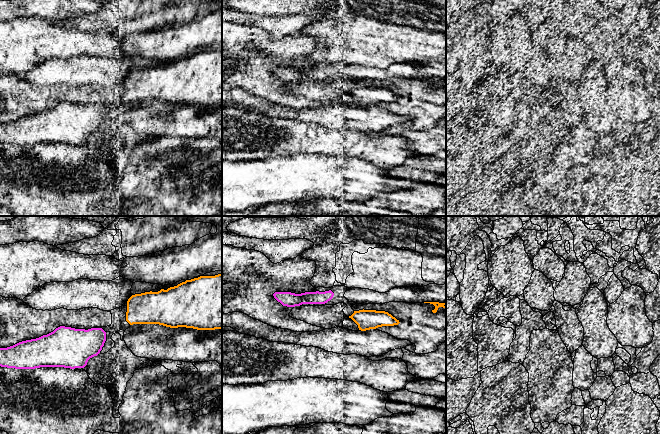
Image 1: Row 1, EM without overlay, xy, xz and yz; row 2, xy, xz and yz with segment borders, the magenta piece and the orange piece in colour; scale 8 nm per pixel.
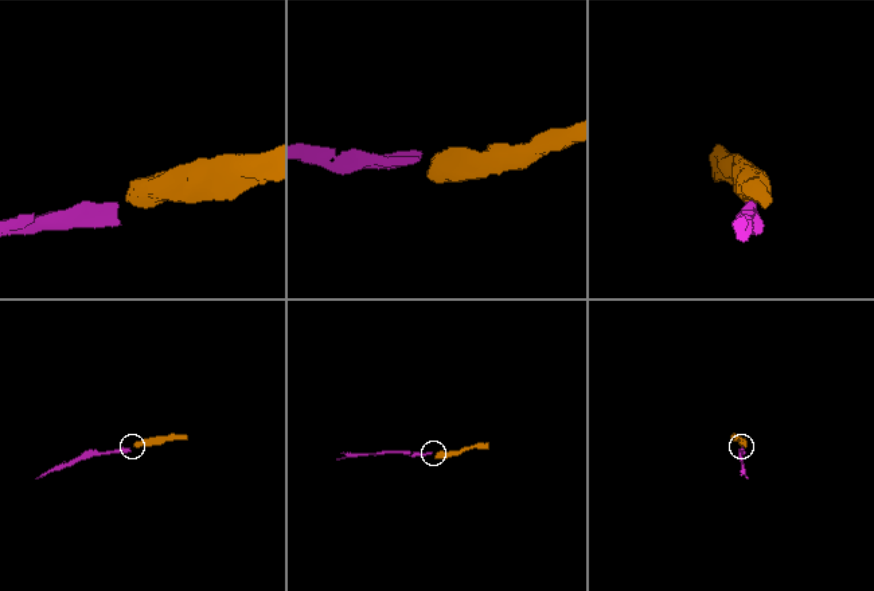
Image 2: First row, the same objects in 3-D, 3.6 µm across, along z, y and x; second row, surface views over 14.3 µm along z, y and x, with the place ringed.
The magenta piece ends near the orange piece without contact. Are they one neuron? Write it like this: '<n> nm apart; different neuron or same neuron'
190 nm apart; different neuron

